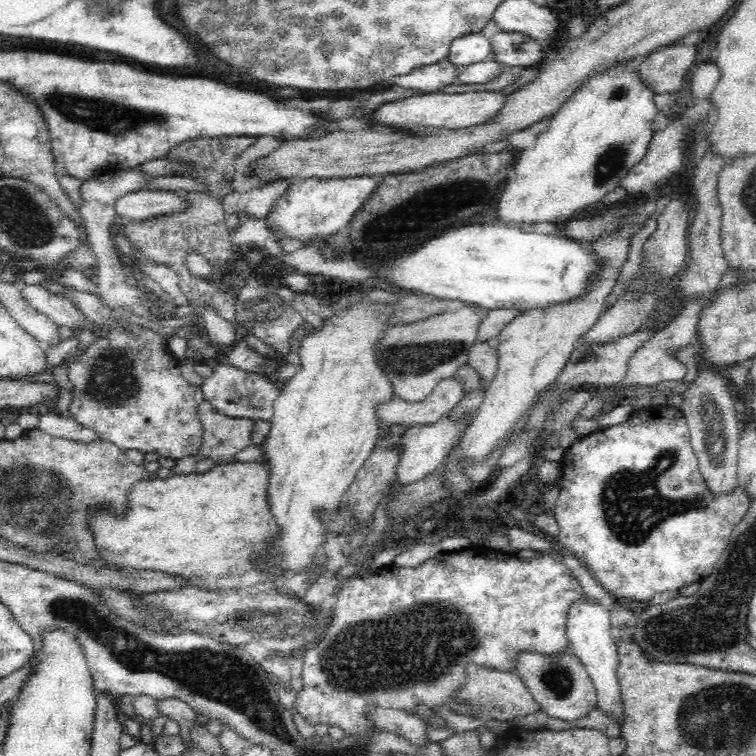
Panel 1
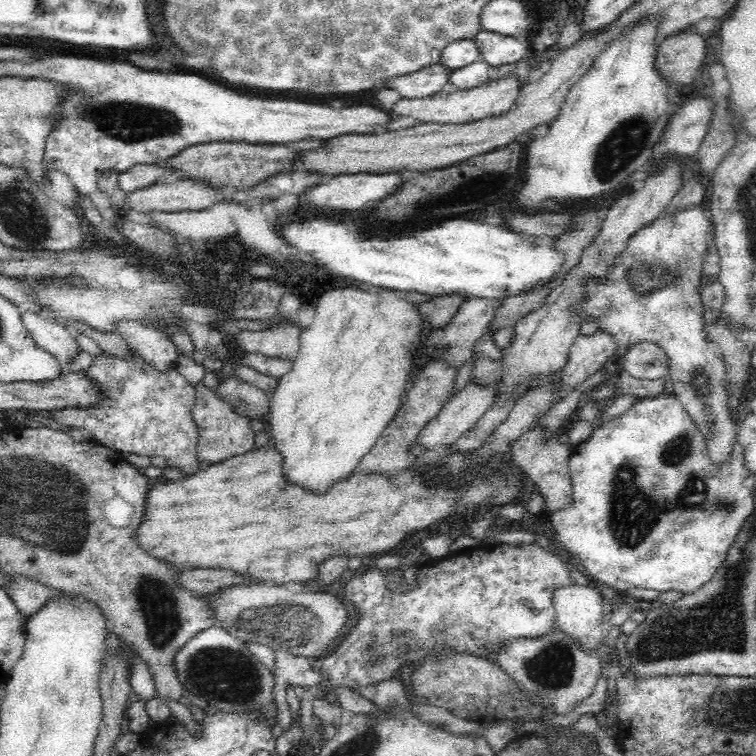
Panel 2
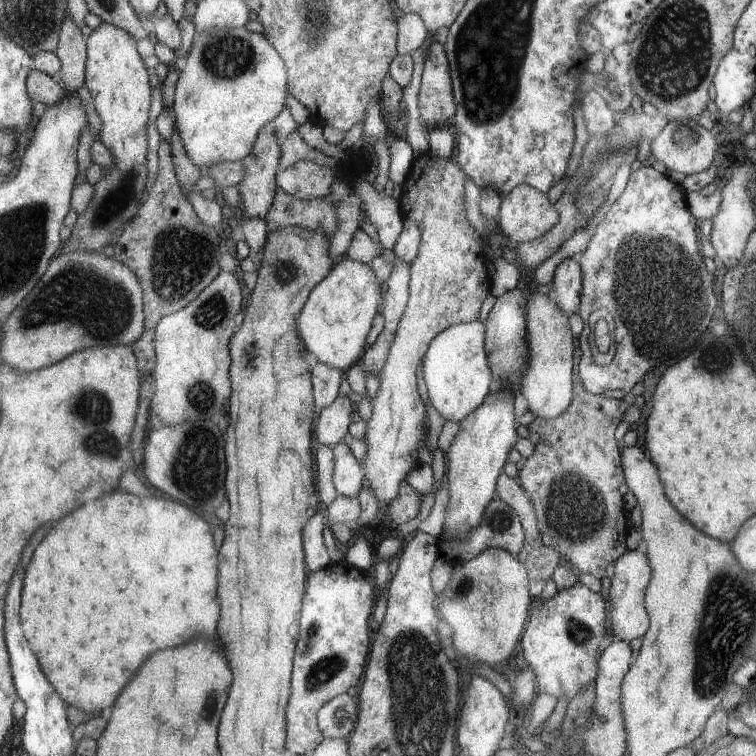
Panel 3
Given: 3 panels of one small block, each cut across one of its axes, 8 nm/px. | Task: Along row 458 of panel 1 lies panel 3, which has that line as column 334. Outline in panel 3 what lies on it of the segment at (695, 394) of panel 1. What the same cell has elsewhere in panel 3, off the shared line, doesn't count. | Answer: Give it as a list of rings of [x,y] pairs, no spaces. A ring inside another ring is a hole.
[[[348,693],[336,695],[317,714],[318,724],[324,738],[346,738],[354,724],[358,724],[358,706]]]

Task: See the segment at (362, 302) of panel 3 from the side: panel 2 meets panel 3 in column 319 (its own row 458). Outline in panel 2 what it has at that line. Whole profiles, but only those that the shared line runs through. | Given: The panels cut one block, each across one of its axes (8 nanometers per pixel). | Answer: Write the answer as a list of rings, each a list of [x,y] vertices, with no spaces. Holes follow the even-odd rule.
[[[338,288],[322,294],[317,304],[313,322],[301,331],[300,352],[293,360],[291,372],[279,379],[276,392],[270,398],[270,412],[264,420],[273,437],[272,447],[282,452],[286,480],[294,476],[294,480],[302,480],[310,488],[322,488],[334,476],[346,476],[374,447],[401,407],[402,396],[413,376],[412,354],[424,332],[421,312],[406,298],[398,298],[396,291],[370,294]]]

